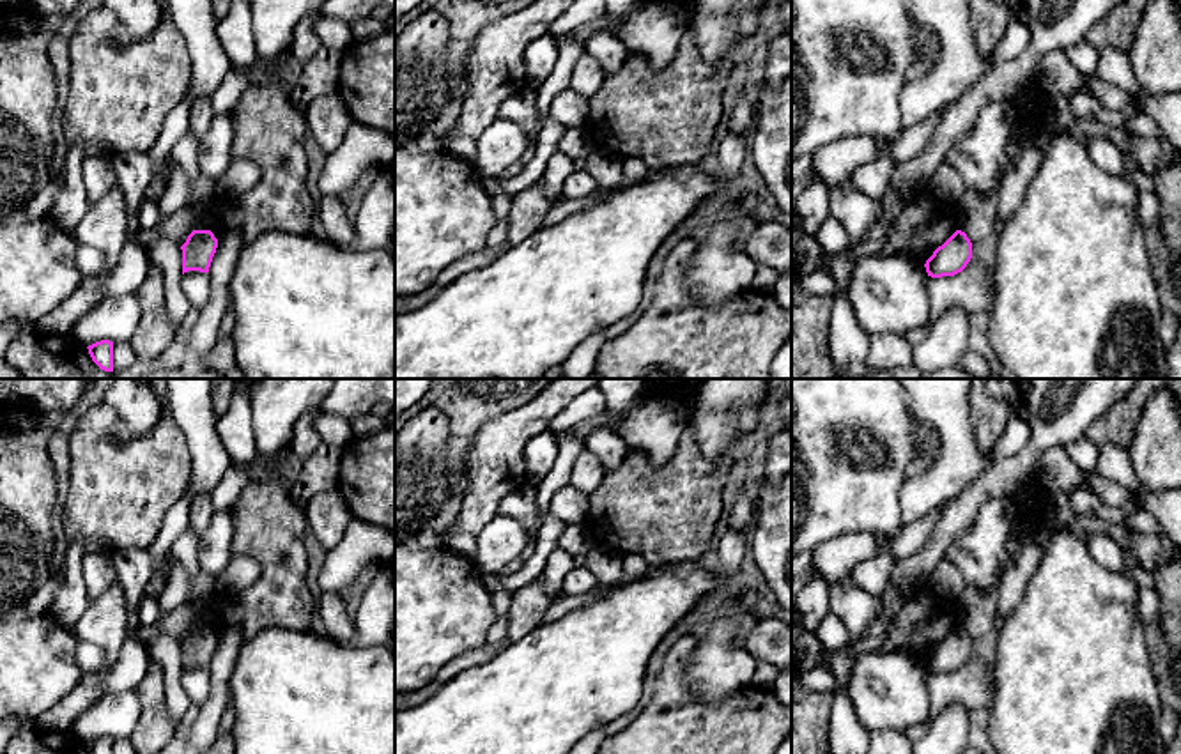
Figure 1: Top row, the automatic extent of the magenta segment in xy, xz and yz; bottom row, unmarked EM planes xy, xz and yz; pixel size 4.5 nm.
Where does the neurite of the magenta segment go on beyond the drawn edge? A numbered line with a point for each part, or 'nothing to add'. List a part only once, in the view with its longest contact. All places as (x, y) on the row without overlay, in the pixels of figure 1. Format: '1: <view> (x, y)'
nothing to add

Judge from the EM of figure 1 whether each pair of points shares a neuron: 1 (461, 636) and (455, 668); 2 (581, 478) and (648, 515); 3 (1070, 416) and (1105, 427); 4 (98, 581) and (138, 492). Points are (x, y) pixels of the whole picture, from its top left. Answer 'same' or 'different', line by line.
1: different
2: different
3: different
4: different

